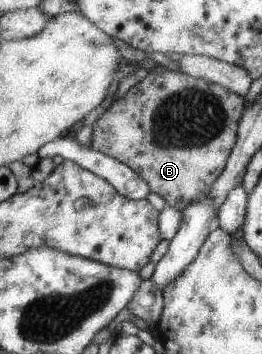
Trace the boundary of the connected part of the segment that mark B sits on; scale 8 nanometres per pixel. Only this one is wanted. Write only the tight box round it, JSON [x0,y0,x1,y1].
[91,65,245,211]

